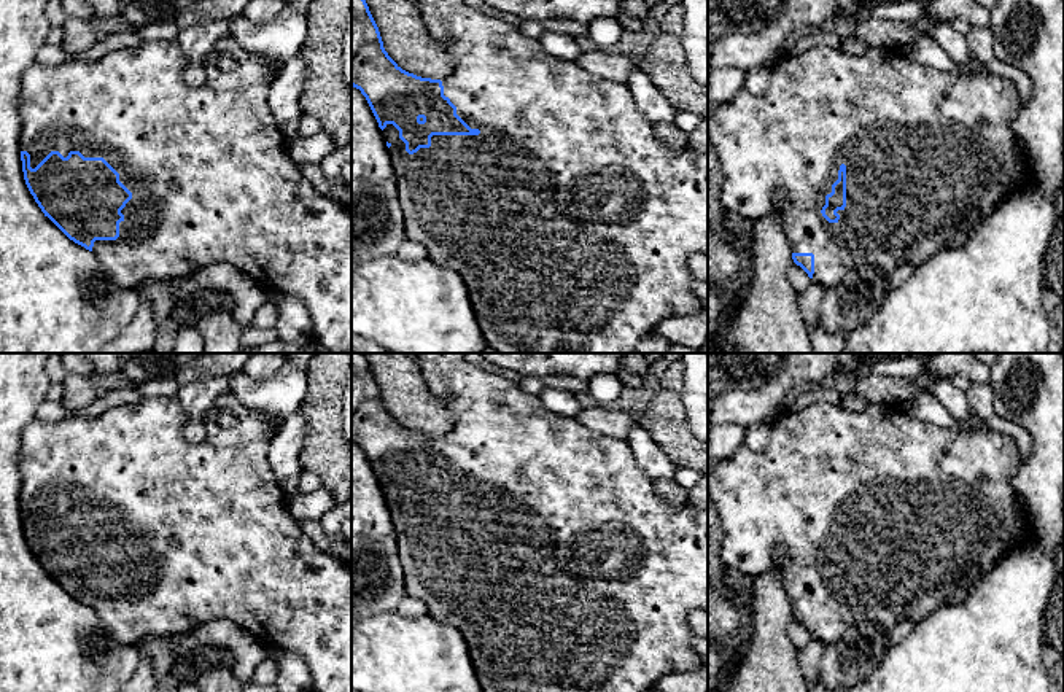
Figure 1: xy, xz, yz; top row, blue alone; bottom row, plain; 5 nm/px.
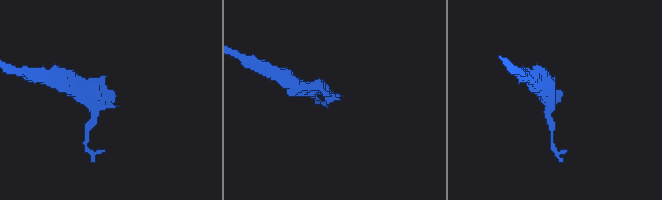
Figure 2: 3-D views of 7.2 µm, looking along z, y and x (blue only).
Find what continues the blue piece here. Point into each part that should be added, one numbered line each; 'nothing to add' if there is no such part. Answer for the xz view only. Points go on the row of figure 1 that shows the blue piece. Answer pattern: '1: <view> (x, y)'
1: xz (570, 223)

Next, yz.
1: yz (929, 155)

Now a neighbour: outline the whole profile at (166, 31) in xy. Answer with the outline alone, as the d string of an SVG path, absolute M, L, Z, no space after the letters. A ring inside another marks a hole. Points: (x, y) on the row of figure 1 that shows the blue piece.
M162 21L135 29L142 41L173 41L178 30L175 21Z

